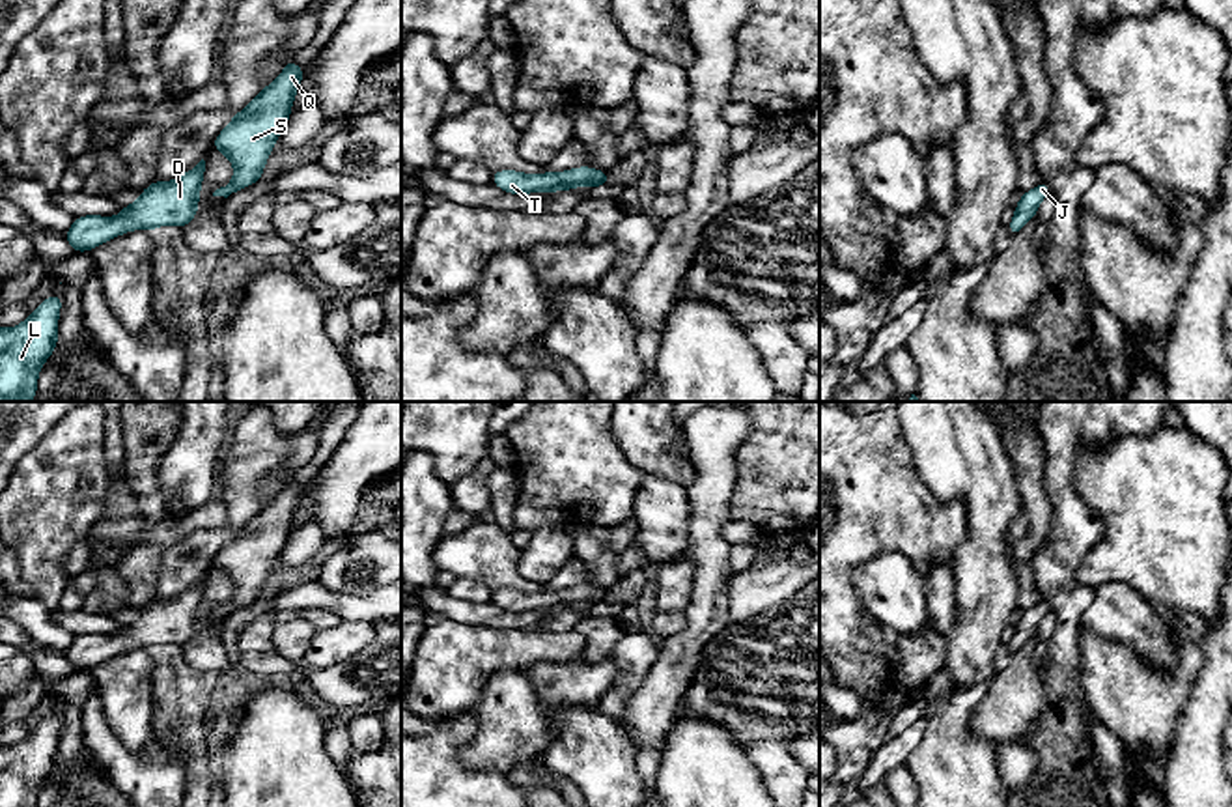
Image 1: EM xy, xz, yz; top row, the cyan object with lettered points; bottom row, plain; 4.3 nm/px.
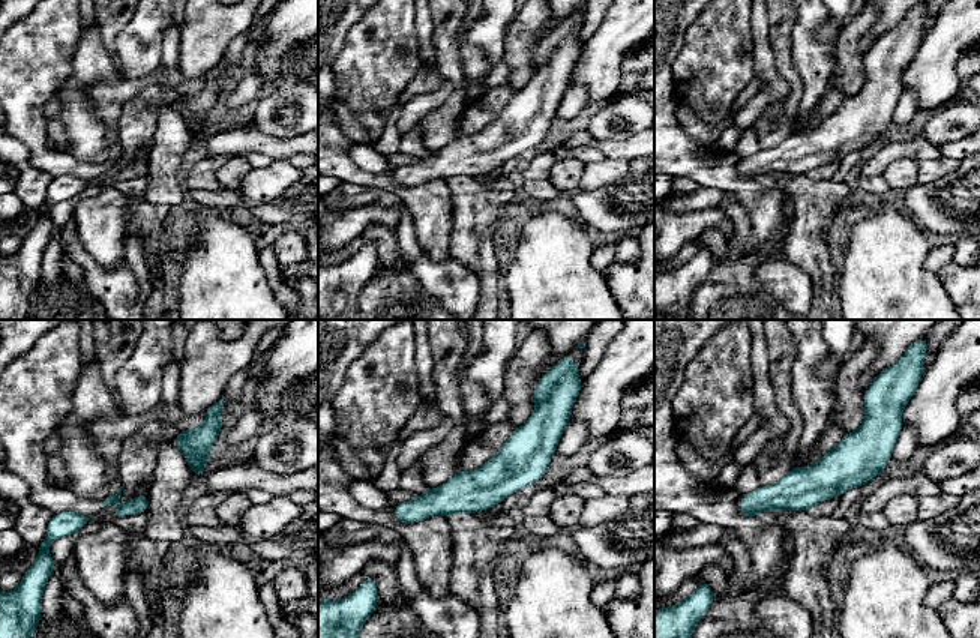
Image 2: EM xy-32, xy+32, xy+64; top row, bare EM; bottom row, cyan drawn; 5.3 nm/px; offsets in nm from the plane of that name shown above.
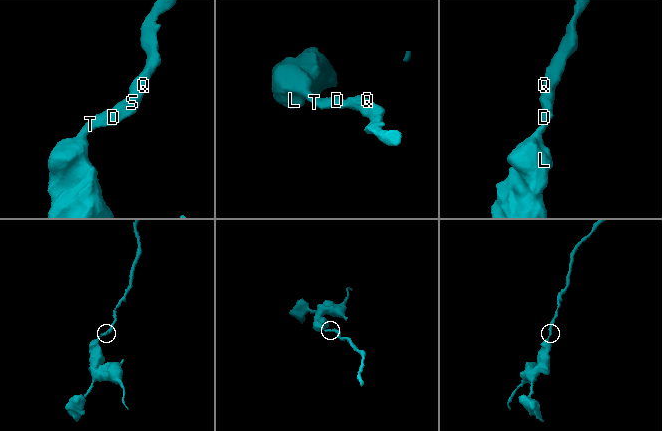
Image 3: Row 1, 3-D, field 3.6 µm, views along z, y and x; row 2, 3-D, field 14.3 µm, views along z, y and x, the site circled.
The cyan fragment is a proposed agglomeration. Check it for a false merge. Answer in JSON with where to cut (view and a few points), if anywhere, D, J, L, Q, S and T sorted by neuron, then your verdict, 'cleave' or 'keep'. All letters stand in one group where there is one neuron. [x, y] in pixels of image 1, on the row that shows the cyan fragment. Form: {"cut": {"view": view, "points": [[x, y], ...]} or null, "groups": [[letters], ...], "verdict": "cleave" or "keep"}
{"cut": null, "groups": [["D", "J", "L", "Q", "S", "T"]], "verdict": "keep"}

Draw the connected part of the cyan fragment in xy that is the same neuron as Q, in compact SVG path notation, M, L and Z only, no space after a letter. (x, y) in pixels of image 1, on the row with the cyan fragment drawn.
M295 58L287 60L284 71L217 134L211 148L233 164L233 179L213 196L228 198L263 177L269 155L291 116L304 71L295 65Z

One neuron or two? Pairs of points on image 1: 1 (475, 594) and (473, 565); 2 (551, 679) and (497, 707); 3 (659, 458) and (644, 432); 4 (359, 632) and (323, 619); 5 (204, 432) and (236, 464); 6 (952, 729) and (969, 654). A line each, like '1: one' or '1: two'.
1: two
2: two
3: one
4: two
5: two
6: two

